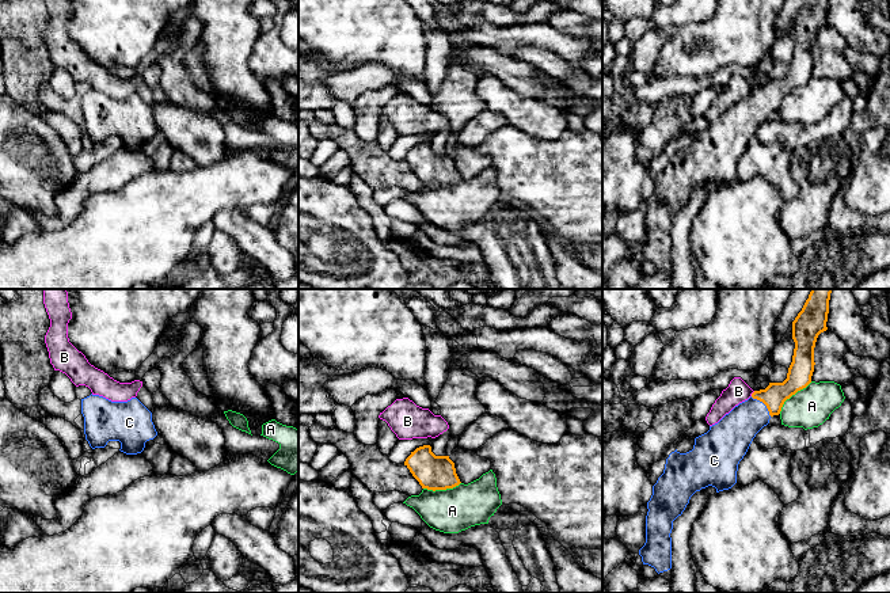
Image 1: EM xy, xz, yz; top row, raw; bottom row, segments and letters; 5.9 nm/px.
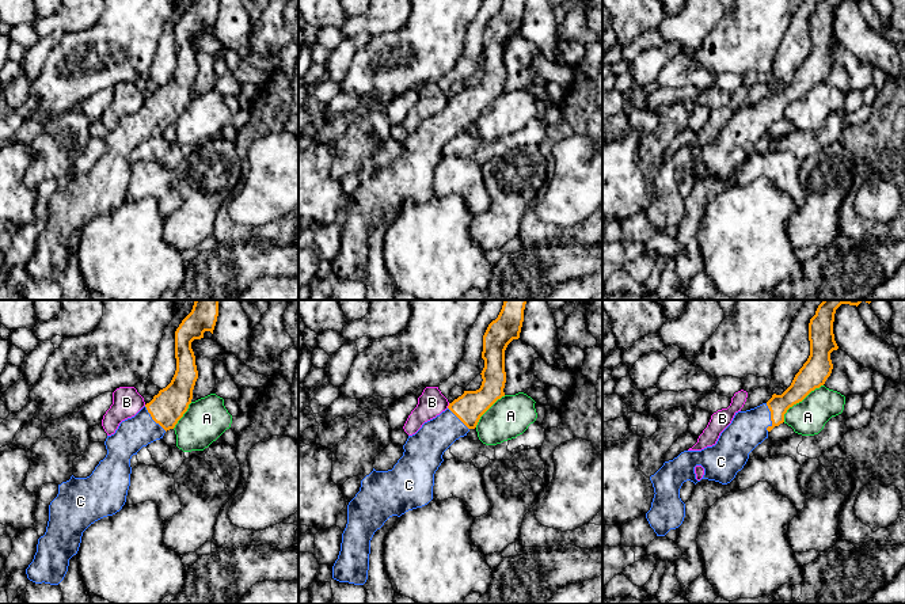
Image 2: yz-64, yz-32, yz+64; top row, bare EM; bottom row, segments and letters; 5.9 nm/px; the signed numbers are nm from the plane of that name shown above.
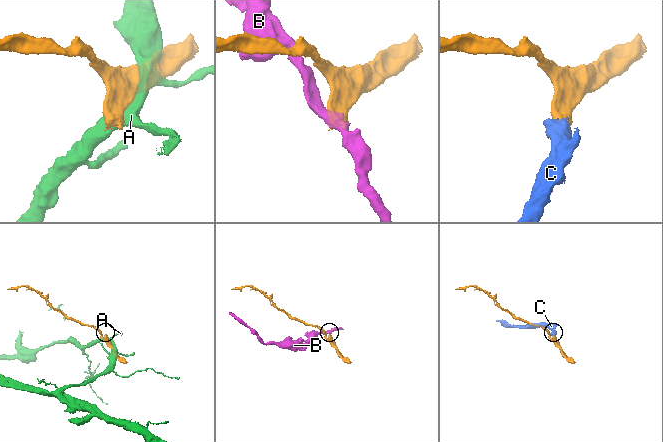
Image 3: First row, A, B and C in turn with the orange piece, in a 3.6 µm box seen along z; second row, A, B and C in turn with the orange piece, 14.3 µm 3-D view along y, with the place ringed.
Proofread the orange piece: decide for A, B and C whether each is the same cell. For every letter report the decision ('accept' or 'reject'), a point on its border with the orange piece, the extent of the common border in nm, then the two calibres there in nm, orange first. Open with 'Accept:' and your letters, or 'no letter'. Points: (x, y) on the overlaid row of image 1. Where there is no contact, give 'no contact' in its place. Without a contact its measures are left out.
Accept: C
A: reject; meets orange in yz at (792, 394); contact 280 nm long; 140 nm thick on the orange side, 240 nm on the other
B: reject; meets orange in yz at (752, 394); contact 40 nm long; 140 nm thick on the orange side, 140 nm on the other
C: accept; meets orange in yz at (763, 402); contact 170 nm long; 140 nm thick on the orange side, 220 nm on the other

